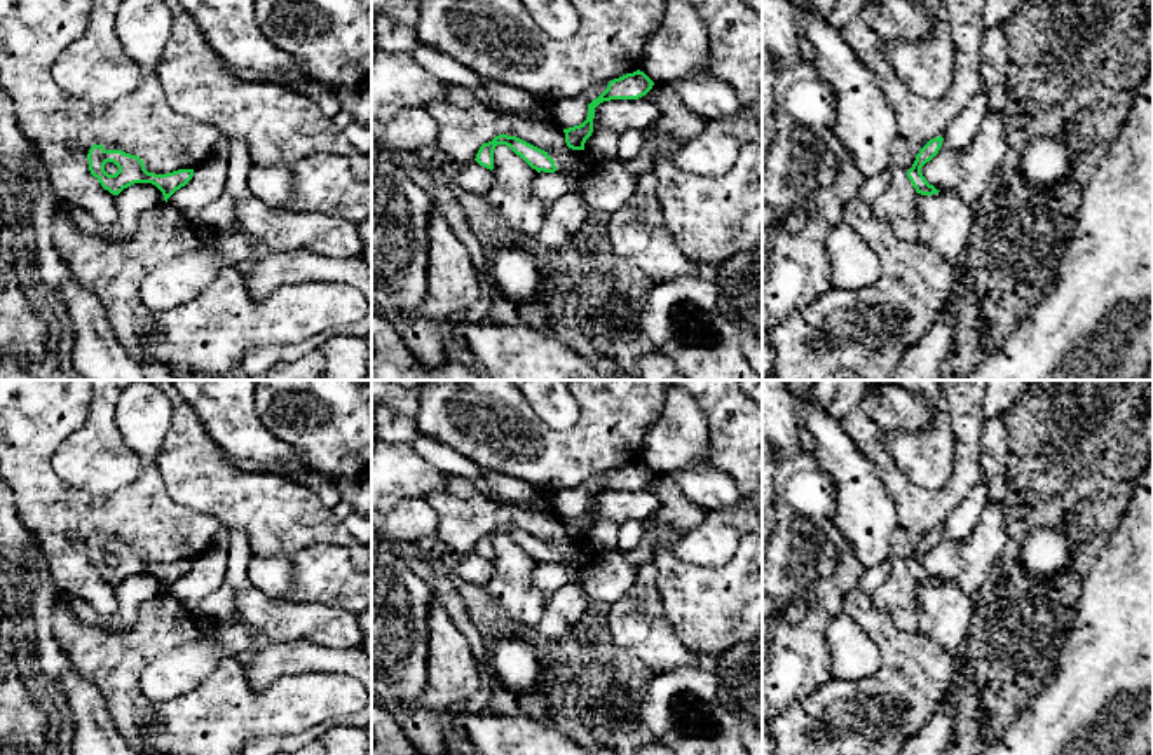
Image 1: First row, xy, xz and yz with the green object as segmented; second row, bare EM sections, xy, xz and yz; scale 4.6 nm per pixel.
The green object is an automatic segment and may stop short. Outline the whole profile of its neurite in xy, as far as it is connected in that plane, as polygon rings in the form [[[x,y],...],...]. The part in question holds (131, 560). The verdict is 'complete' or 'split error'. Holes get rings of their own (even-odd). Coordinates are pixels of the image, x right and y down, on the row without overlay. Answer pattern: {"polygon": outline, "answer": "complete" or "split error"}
{"polygon": [[[92,535],[87,551],[91,565],[113,586],[119,586],[134,574],[152,574],[162,582],[167,593],[194,567],[194,560],[178,560],[166,565],[148,563],[138,546],[122,541],[105,541],[103,535]]], "answer": "complete"}

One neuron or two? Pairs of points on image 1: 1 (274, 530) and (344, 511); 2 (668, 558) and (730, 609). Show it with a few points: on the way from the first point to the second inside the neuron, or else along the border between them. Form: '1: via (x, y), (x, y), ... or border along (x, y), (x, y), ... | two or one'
1: border along (330, 510), (344, 522) | two
2: via (682, 574), (714, 605) | one

